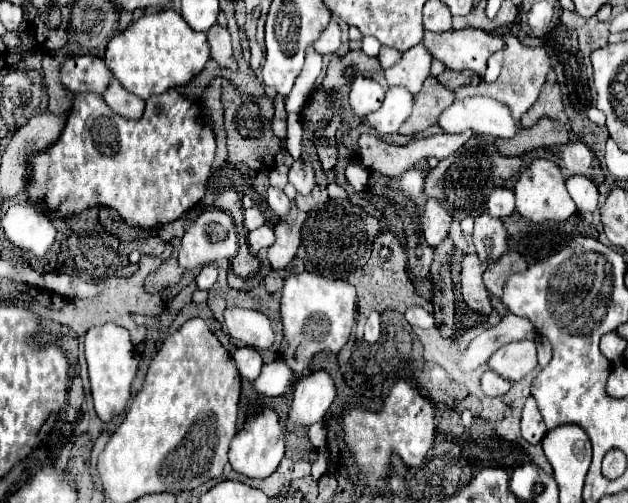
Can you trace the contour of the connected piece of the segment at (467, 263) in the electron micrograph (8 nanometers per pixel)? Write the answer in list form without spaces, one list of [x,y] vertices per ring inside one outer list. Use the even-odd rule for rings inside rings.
[[[476,253],[464,257],[462,261],[462,297],[472,311],[488,317],[492,313],[492,305],[490,305],[488,291],[482,283],[482,273],[486,271],[486,267],[488,263],[482,263]]]

